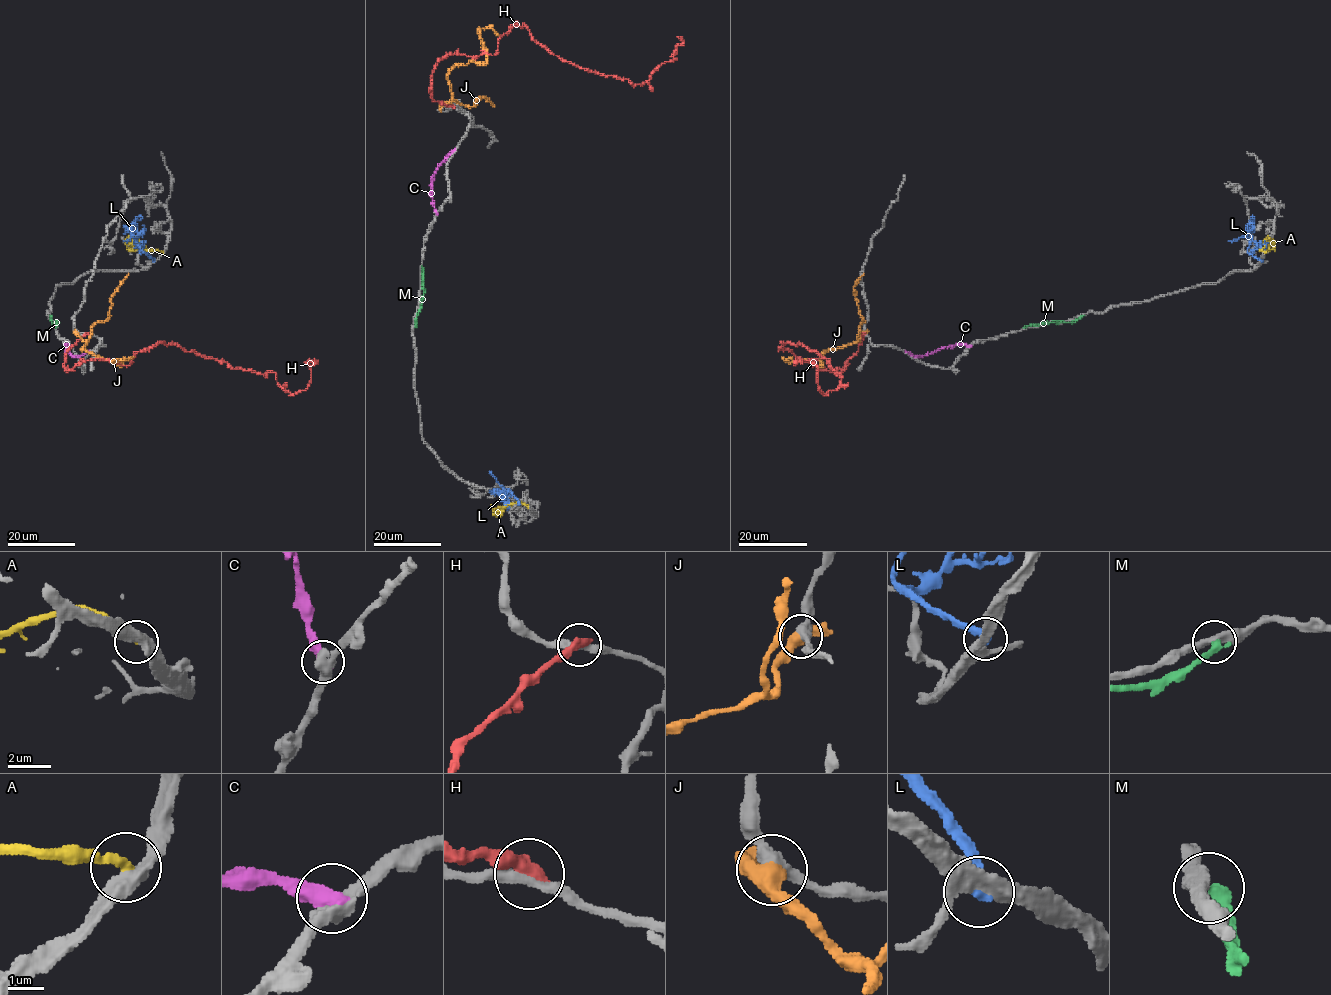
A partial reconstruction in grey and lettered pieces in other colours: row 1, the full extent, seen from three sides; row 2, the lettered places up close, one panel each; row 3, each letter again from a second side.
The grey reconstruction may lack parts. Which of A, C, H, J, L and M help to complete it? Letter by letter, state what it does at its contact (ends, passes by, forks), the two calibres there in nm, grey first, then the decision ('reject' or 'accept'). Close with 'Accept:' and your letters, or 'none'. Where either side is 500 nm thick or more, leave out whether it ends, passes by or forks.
A: it ends | 420/280 nm | reject
C: it ends | 440/440 nm | reject
H: it ends | 320/480 nm | reject
J: it passes by | 380/440 nm | reject
L: it ends | 420/360 nm | reject
M: it ends | 340/360 nm | reject
Accept: none

